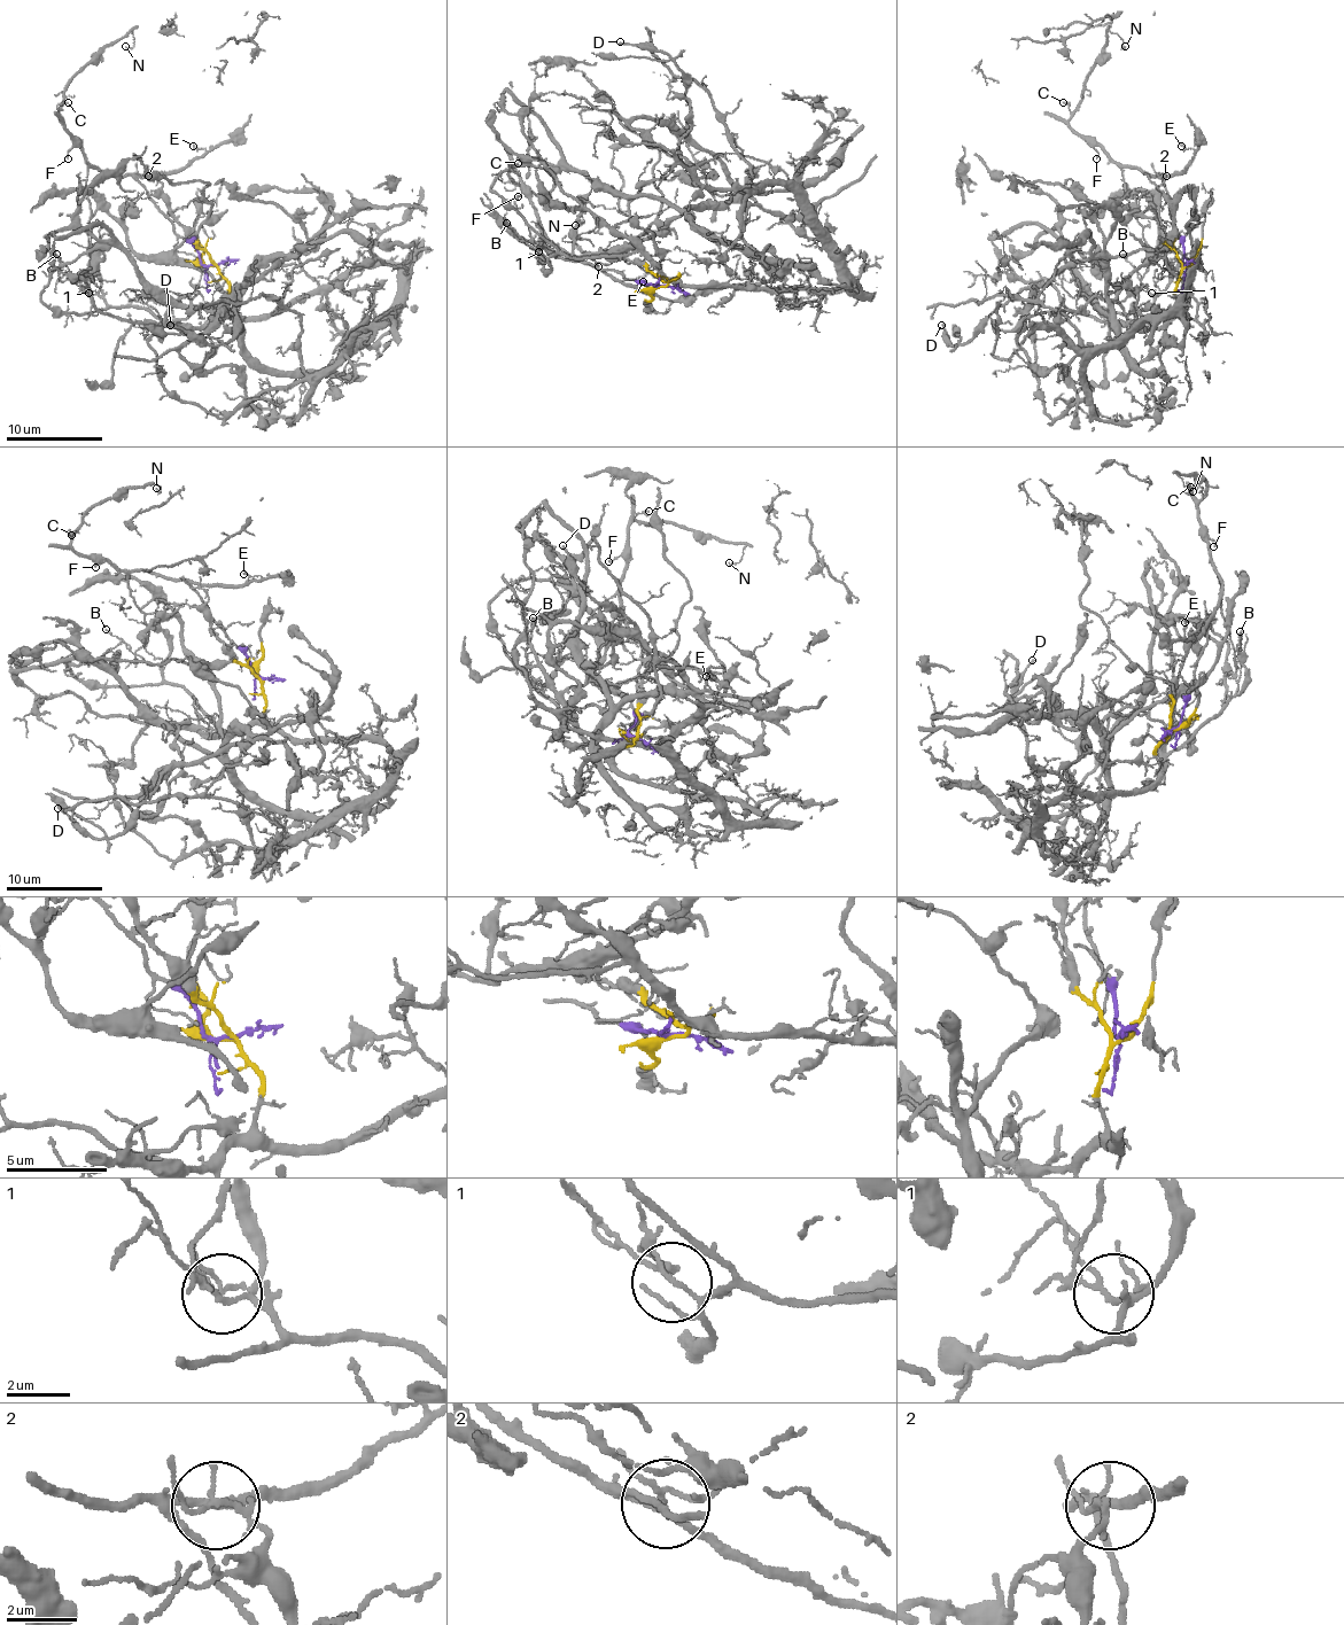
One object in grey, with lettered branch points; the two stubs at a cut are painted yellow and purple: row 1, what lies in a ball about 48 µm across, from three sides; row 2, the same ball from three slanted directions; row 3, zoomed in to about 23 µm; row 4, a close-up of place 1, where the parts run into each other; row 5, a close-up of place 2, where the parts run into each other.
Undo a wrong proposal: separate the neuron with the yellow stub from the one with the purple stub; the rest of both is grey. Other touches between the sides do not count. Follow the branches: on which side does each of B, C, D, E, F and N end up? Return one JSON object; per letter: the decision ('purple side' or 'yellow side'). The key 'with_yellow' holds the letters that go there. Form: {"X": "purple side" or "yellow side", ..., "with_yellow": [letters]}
{"B": "yellow side", "C": "purple side", "D": "yellow side", "E": "purple side", "F": "purple side", "N": "purple side", "with_yellow": ["B", "D"]}

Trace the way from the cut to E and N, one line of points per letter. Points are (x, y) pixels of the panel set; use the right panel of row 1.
E: (1185, 265), (1163, 179), (1178, 173), (1193, 160), (1193, 152), (1180, 145)
N: (1185, 265), (1163, 179), (1117, 164), (1069, 125), (1105, 36), (1117, 36), (1125, 46)

